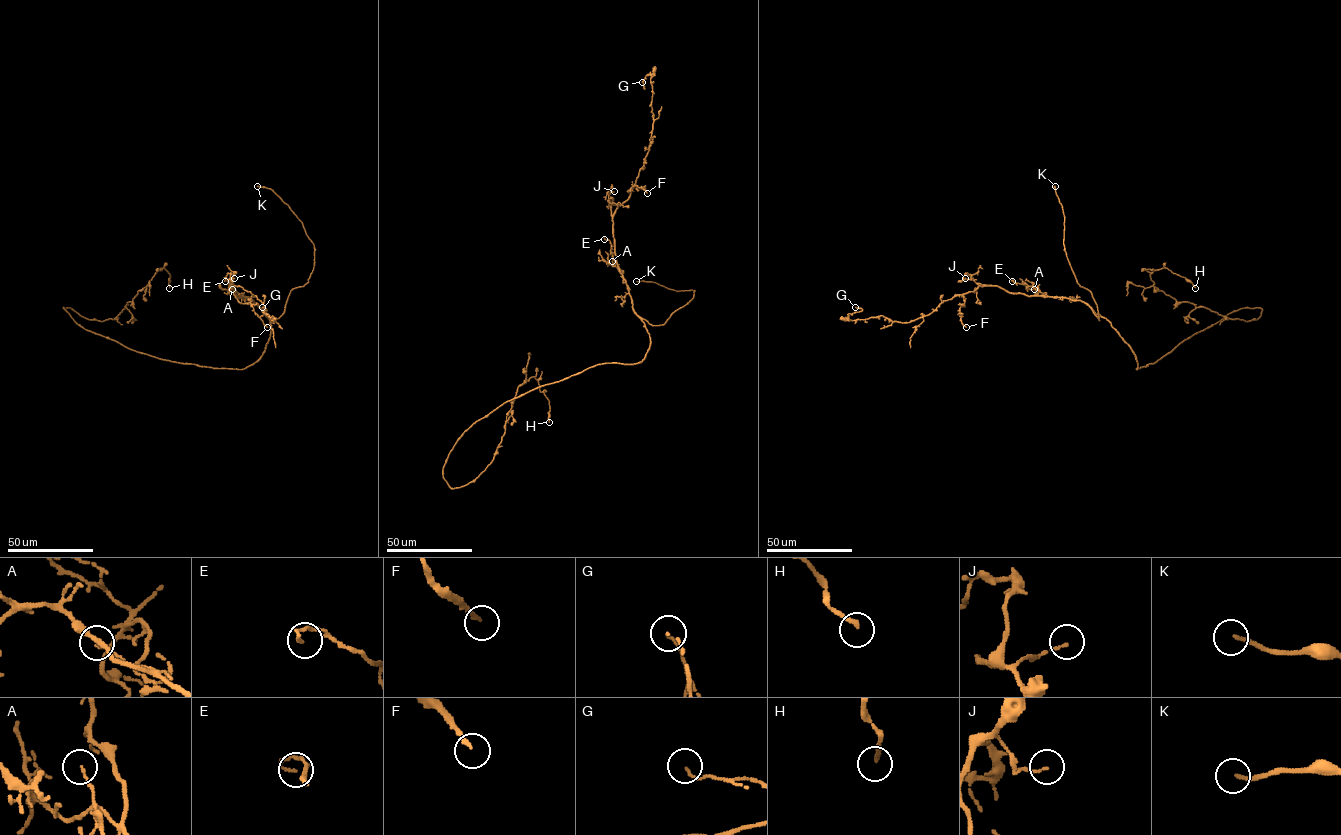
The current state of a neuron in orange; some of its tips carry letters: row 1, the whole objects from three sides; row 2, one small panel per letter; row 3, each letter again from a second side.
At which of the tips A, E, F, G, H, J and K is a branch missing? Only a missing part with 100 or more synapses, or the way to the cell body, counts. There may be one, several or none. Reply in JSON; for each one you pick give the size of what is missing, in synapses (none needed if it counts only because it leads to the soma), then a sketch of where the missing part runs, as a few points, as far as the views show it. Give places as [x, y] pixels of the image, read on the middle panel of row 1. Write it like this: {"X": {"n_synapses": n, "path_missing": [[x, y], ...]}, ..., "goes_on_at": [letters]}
{"K": {"path_missing": [[636, 281], [627, 281], [615, 264], [601, 261]]}, "goes_on_at": ["K"]}

